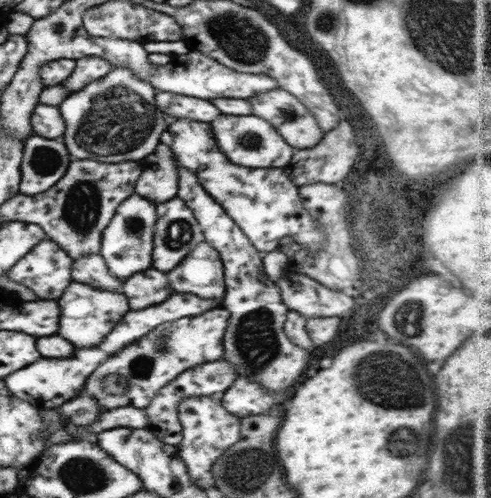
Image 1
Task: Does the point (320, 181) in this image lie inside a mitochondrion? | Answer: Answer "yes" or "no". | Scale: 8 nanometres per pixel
no

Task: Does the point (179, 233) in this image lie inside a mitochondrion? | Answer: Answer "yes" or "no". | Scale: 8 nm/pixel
yes

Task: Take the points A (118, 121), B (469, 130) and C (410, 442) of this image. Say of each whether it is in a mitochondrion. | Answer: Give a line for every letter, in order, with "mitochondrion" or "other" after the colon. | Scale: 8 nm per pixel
A: mitochondrion
B: other
C: mitochondrion

